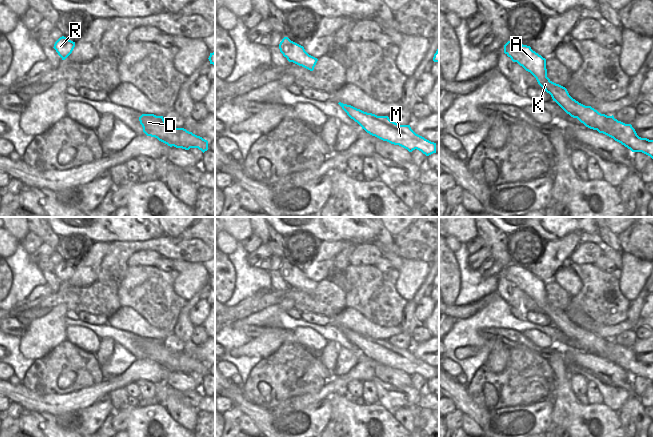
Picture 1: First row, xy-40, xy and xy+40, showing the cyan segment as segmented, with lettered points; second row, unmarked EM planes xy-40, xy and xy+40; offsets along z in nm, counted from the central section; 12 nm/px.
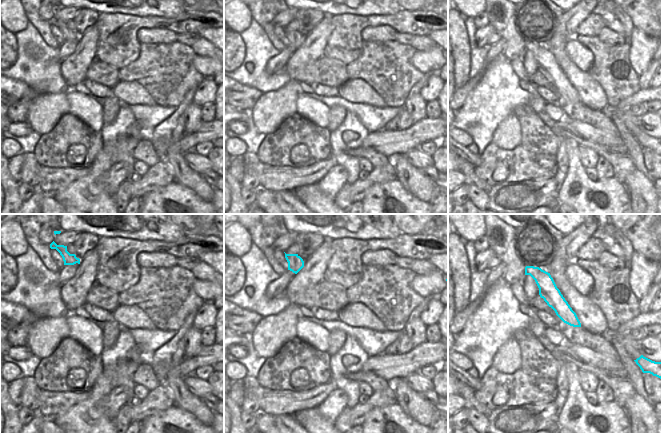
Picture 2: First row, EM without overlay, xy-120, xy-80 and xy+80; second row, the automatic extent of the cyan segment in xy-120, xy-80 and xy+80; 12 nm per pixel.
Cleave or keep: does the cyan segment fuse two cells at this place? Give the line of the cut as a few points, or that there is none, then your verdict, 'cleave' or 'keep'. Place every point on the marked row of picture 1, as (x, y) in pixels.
no cut | keep

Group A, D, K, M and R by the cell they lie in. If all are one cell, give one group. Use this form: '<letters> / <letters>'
A D K M R

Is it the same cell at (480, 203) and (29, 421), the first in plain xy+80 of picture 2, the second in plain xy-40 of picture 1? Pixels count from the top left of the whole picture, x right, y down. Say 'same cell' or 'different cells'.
same cell

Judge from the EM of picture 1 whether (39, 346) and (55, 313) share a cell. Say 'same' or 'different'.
same

